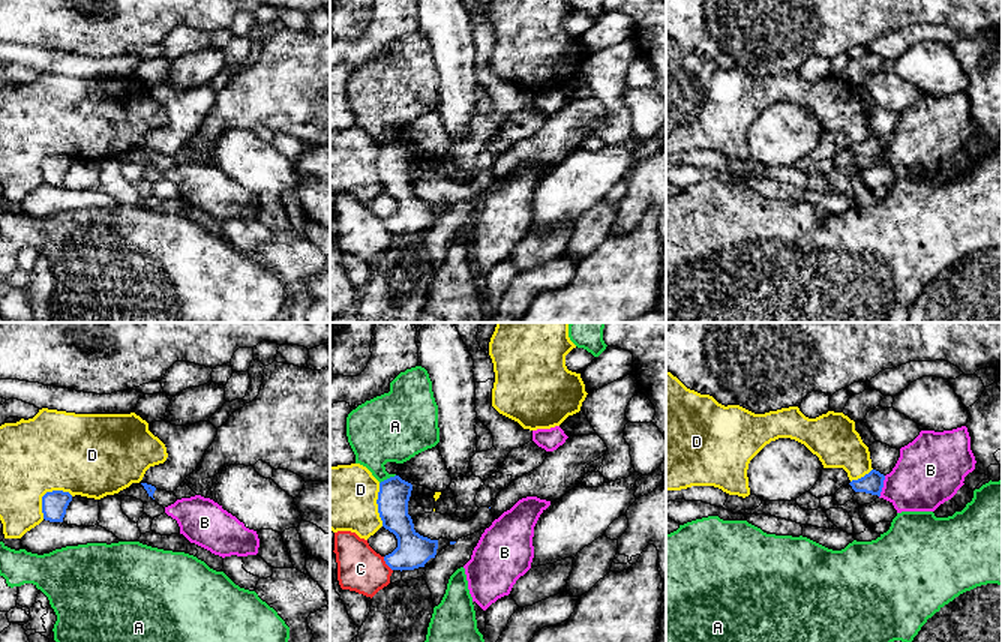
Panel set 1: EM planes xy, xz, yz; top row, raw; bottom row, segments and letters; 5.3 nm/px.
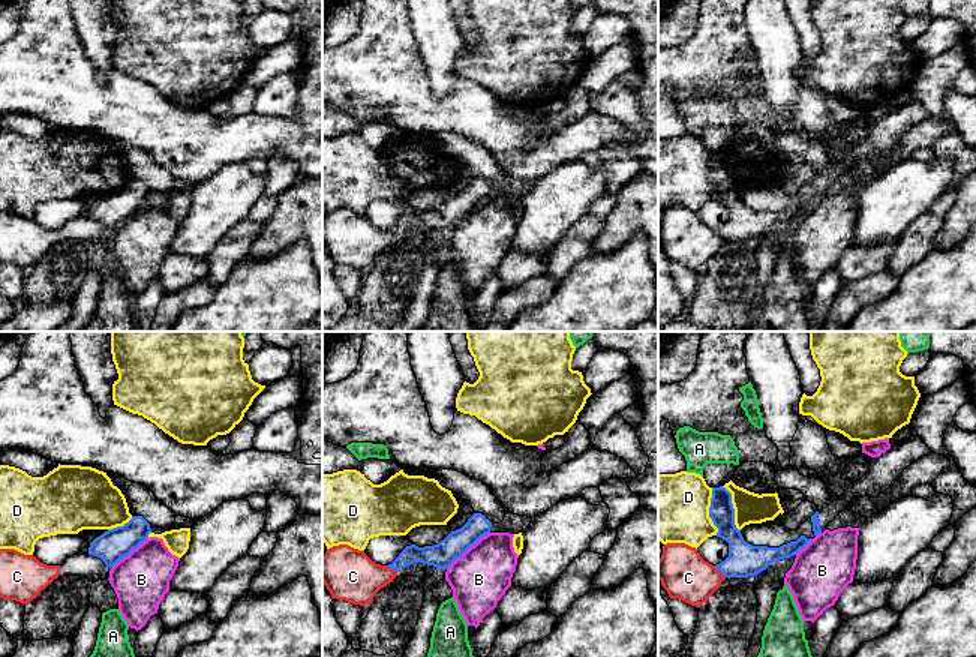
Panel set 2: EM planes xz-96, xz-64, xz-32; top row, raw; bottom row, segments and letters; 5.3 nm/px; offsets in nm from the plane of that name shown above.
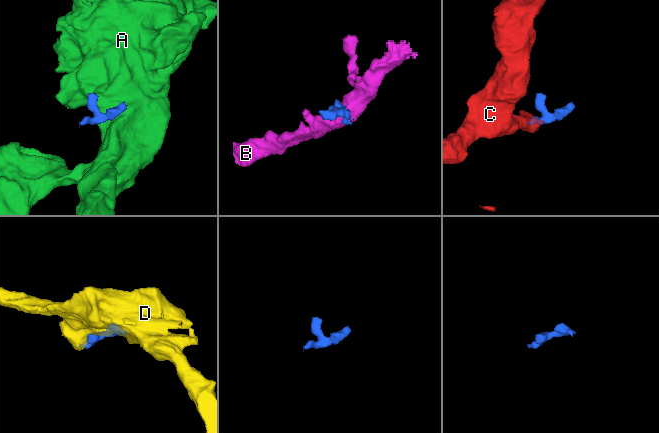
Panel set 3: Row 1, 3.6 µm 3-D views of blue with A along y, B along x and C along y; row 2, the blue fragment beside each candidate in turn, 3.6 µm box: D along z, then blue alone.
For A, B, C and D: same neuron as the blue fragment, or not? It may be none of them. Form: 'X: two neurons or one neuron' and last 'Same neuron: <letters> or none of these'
A: two neurons
B: two neurons
C: two neurons
D: two neurons
Same neuron: none of these

